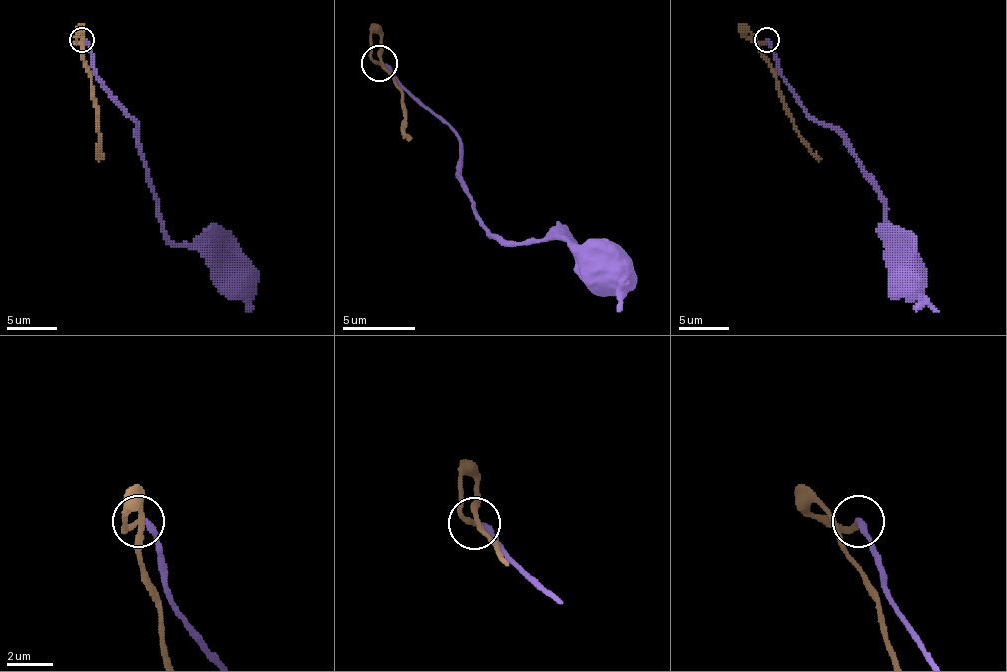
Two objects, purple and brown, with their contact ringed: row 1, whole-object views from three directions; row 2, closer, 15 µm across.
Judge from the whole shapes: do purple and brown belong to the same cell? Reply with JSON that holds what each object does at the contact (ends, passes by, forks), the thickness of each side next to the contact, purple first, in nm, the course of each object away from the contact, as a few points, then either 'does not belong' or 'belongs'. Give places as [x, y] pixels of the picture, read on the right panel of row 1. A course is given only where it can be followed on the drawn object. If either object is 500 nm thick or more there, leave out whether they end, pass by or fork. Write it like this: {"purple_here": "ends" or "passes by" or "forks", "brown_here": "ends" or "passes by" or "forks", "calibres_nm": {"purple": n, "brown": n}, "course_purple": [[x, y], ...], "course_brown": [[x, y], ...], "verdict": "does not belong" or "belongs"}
{"purple_here": "ends", "brown_here": "ends", "calibres_nm": {"purple": 240, "brown": 240}, "course_purple": [[766, 39], [779, 74], [799, 104], [843, 139], [883, 204], [891, 244], [888, 264], [898, 283]], "course_brown": [[766, 39], [754, 42], [746, 34], [749, 32], [774, 74], [779, 96], [801, 141], [821, 159]], "verdict": "belongs"}

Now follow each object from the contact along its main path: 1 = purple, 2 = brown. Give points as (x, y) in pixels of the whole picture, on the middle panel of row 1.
1: (378, 62), (433, 110), (458, 139), (458, 175), (473, 211), (494, 236), (516, 244), (570, 240), (603, 254)
2: (378, 62), (371, 44), (375, 33), (382, 37), (382, 62), (393, 73), (393, 81), (400, 88), (407, 142)

